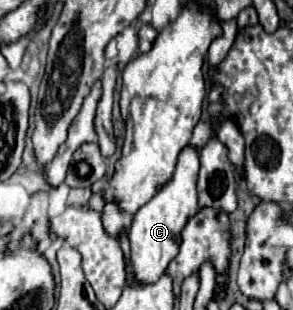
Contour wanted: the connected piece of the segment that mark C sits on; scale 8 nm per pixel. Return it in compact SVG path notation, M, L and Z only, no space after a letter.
M186 146L180 156L172 178L158 190L158 194L146 202L132 220L130 228L130 270L138 284L154 284L176 258L180 250L180 230L184 230L190 216L198 212L196 178L198 178L198 152Z

